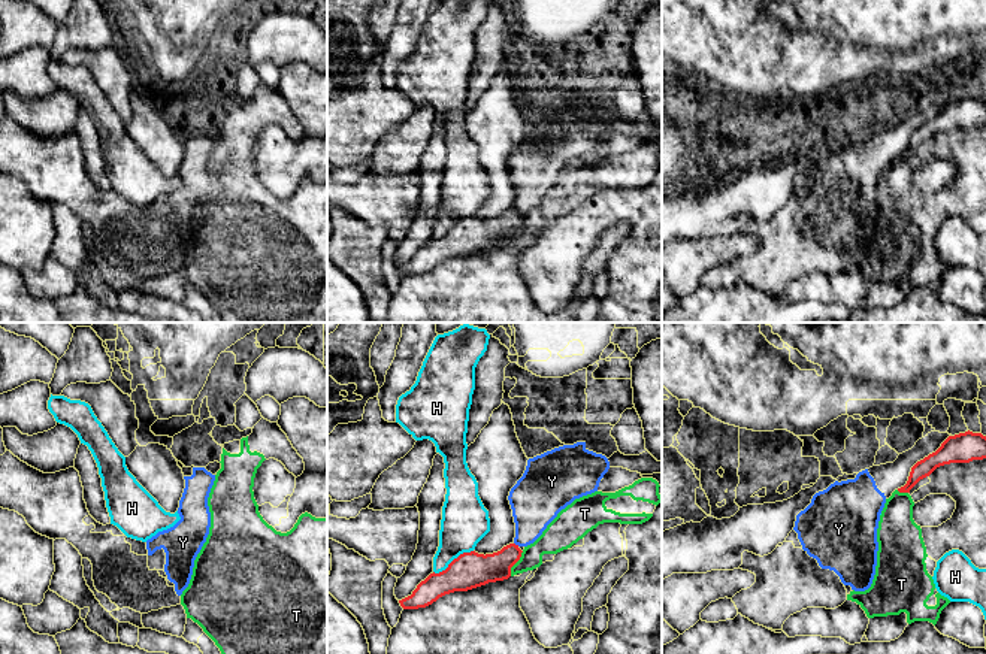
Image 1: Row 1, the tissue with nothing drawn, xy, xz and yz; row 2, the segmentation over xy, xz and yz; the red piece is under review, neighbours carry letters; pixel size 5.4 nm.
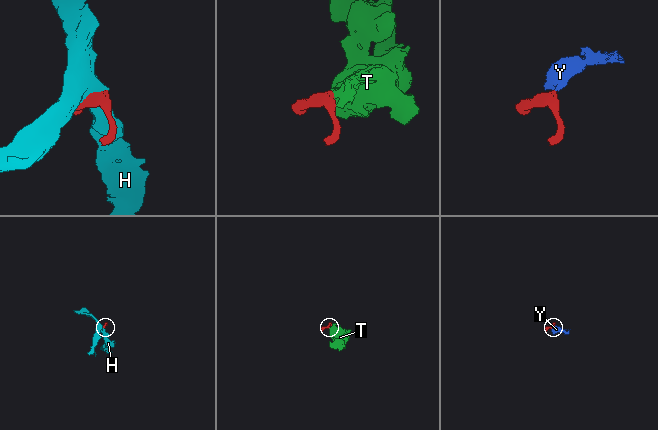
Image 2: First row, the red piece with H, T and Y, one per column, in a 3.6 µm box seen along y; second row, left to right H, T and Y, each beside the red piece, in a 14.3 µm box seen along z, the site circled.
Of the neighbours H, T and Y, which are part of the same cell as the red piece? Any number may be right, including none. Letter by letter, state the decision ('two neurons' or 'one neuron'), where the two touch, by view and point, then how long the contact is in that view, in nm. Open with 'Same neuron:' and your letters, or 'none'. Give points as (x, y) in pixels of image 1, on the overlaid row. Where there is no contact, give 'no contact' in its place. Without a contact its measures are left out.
Same neuron: none
H: two neurons; meets red in xz at (453, 560); contact 240 nm long
T: two neurons; meets red in xz at (516, 562); contact 150 nm long
Y: two neurons; meets red in xz at (517, 545); contact 40 nm long

